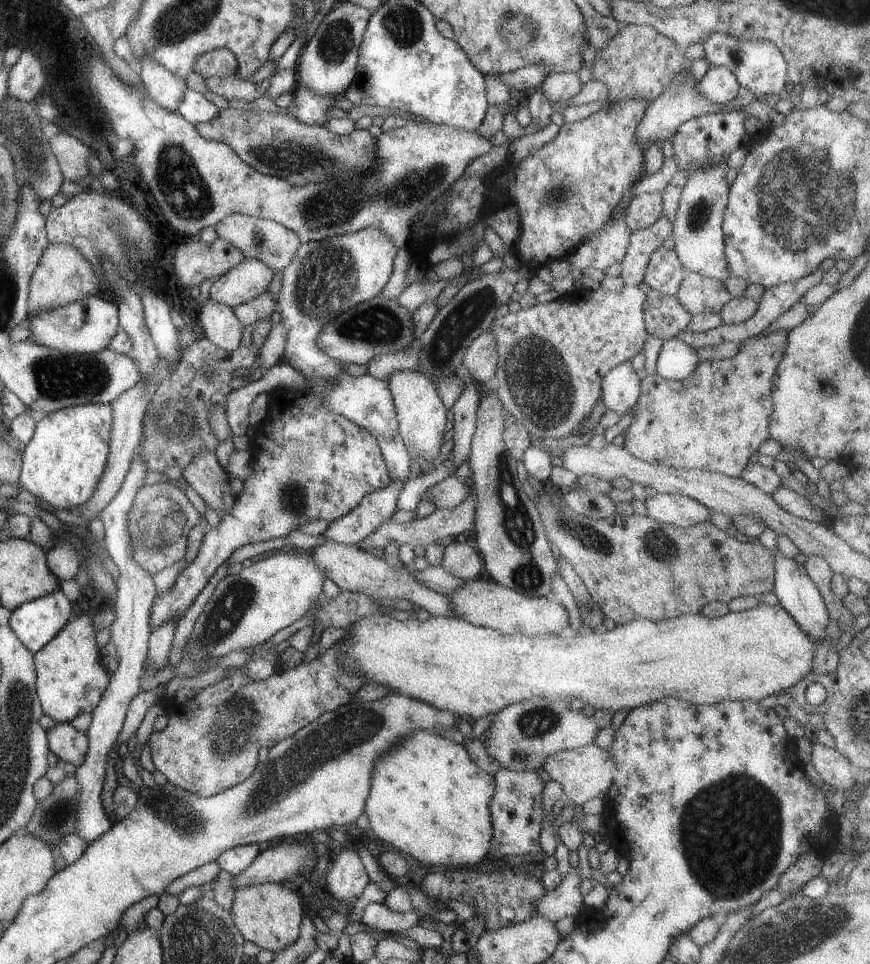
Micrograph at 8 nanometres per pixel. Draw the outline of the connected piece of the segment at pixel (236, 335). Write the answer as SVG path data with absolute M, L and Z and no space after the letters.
M207 299L196 318L205 338L218 348L231 351L241 345L244 327L230 307Z

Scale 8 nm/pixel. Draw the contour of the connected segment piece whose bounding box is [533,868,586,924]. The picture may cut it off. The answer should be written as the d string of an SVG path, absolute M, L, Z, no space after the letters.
M572 868L558 888L544 893L543 897L533 904L537 916L554 924L565 916L579 917L581 912L586 911L584 895L580 890L581 880L582 876Z

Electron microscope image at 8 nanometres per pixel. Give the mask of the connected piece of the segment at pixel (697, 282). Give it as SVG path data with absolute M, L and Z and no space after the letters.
M688 272L677 297L691 315L719 313L731 299L723 281Z

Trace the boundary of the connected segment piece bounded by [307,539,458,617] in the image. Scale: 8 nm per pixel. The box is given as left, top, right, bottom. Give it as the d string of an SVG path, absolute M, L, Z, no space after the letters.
M325 539L316 548L308 551L307 556L314 561L314 564L317 564L320 570L325 572L326 577L330 578L343 591L364 593L381 602L386 598L405 598L418 608L424 608L431 615L458 617L453 614L453 607L448 595L430 590L418 582L418 579L414 578L412 572L409 571L410 568L390 566L384 557L375 558L368 550L364 551L357 545L345 545Z

